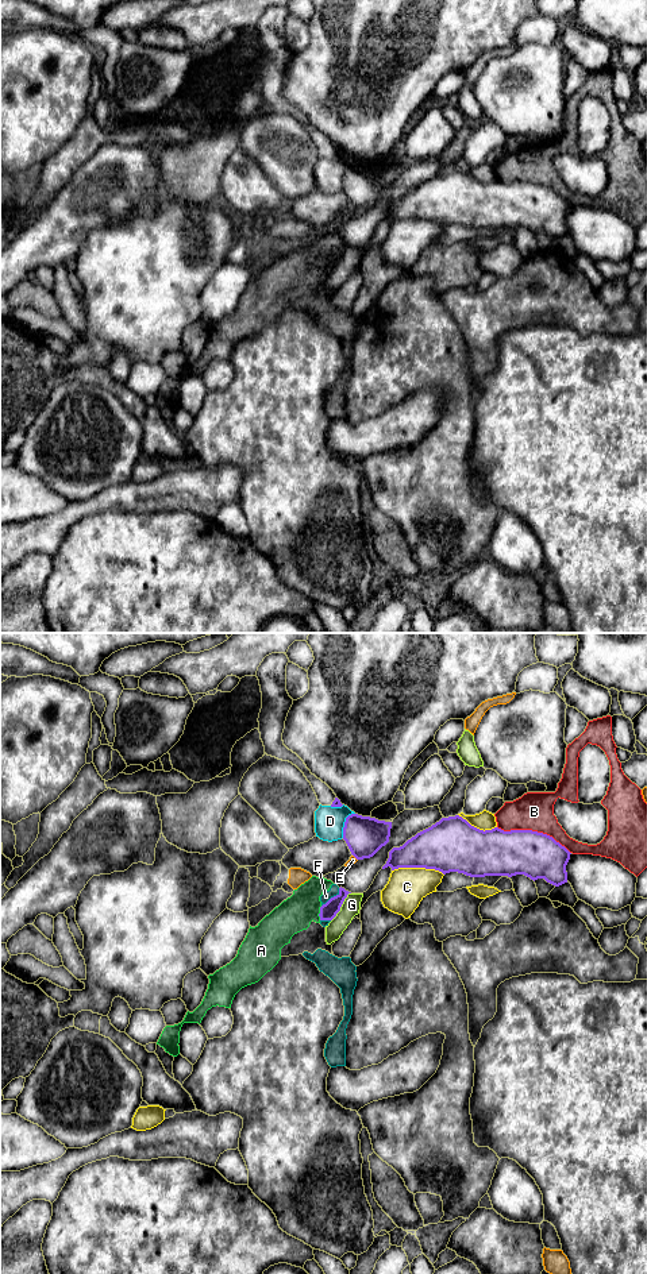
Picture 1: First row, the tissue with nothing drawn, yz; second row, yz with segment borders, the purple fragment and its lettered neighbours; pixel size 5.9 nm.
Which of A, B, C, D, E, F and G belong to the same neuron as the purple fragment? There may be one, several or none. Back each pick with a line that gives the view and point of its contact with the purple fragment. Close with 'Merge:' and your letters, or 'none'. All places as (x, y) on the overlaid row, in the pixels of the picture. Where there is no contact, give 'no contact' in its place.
Merge: none

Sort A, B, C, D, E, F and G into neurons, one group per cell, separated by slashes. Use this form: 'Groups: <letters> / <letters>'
Groups: A F / B / C / D / E / G

